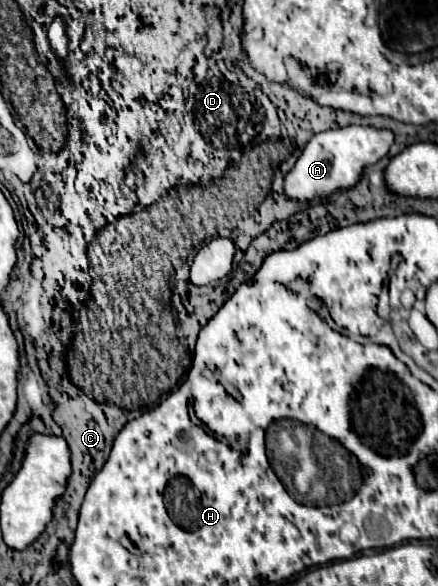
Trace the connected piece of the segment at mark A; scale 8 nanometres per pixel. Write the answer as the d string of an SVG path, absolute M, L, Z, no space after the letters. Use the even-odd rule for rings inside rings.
M349 125L335 131L323 131L311 137L301 151L293 169L285 173L283 193L289 201L323 201L329 199L337 189L351 189L359 183L363 169L377 163L387 155L393 143L393 133L387 129L373 129L361 125Z

